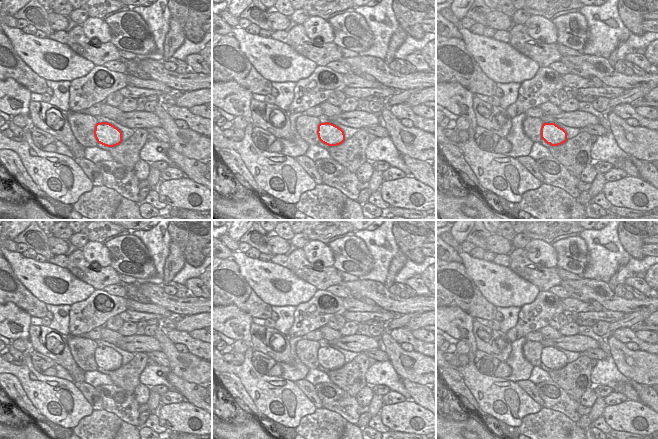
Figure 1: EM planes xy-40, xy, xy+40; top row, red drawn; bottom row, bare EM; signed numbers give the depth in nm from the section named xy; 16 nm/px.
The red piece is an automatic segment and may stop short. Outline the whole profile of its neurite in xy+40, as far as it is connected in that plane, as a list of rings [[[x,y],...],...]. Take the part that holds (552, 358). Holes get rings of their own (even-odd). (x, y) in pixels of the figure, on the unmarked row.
[[[543,347],[541,362],[551,370],[561,369],[568,364],[567,356],[555,347]]]

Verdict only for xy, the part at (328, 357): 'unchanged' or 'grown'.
unchanged

